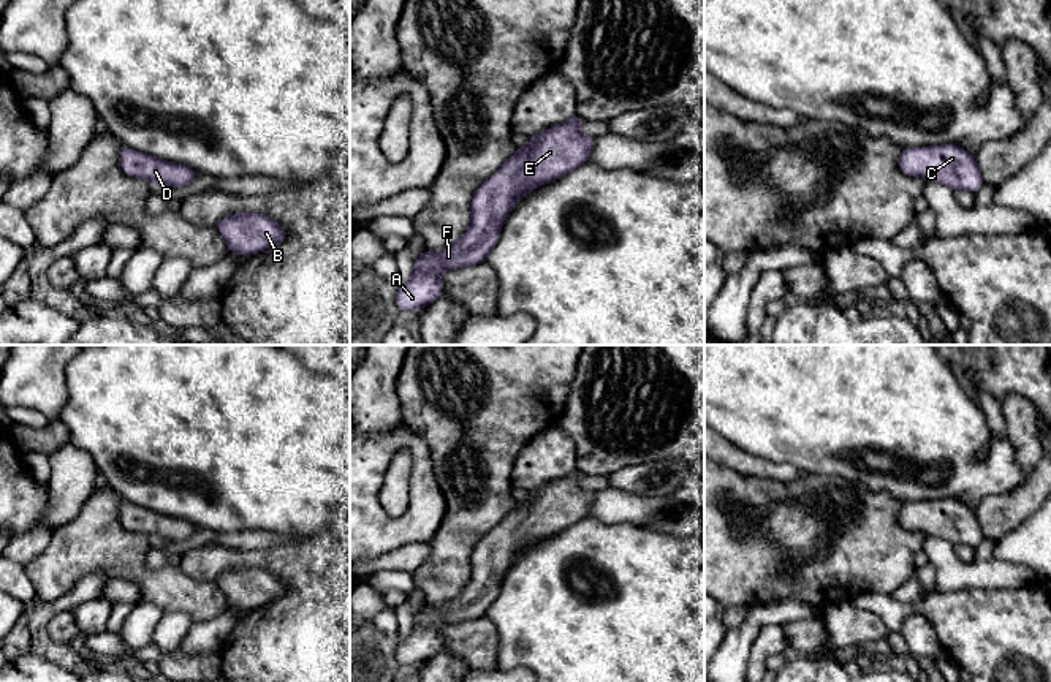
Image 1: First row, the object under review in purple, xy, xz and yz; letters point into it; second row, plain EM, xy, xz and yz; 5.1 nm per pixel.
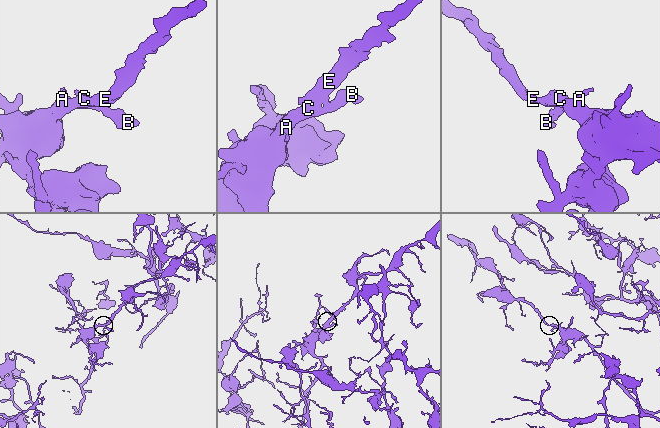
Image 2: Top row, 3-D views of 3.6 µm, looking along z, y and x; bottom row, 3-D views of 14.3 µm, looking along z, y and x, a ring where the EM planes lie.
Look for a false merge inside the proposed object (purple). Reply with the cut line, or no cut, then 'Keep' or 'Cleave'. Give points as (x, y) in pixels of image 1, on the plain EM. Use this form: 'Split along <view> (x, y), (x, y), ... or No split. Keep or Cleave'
No split. Keep

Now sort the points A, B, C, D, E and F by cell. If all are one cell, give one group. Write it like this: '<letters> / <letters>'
A B C D E F

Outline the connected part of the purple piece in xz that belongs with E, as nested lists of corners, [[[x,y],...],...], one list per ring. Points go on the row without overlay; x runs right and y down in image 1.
[[[575,470],[527,492],[526,502],[518,502],[518,506],[475,546],[467,585],[445,604],[424,604],[415,616],[412,633],[396,646],[399,665],[419,666],[437,654],[443,647],[445,625],[483,619],[497,600],[505,573],[526,547],[587,516],[595,492],[581,487],[582,476],[584,473]]]

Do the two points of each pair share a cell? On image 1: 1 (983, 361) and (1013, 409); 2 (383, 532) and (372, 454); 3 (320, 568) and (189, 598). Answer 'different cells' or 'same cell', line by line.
1: different cells
2: same cell
3: different cells

